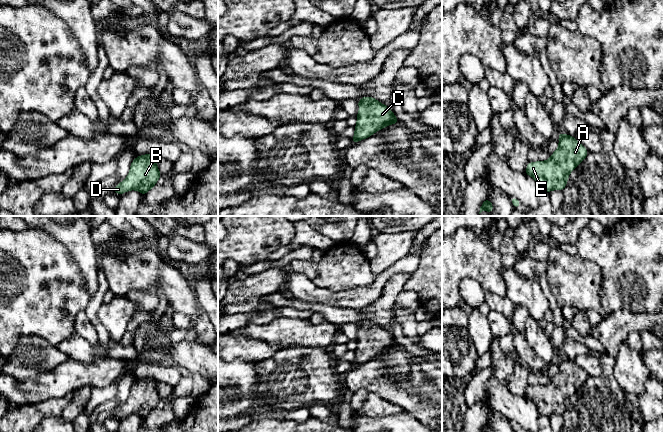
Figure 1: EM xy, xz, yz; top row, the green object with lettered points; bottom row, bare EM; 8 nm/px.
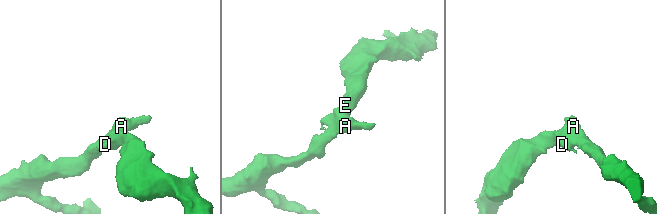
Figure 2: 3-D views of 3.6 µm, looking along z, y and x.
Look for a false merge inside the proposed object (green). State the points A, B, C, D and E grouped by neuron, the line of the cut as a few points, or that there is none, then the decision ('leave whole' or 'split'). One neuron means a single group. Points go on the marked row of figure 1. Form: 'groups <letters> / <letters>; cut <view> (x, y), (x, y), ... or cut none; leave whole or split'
groups A B C D E; cut none; leave whole

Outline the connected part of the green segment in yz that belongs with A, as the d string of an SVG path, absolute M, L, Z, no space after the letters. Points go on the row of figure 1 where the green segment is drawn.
M559 133L559 146L551 157L546 161L529 162L527 164L526 175L533 177L541 191L550 193L556 189L562 192L567 185L569 174L586 158L589 153L588 150L579 143L575 137L571 137L568 134Z

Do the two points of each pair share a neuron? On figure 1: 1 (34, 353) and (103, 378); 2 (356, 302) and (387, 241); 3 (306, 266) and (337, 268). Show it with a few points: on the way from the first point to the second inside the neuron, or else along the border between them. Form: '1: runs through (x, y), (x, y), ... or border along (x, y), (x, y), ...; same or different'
1: border along (69, 357), (40, 375); different
2: border along (396, 262), (376, 276); different
3: runs through (314, 268), (329, 268); same

